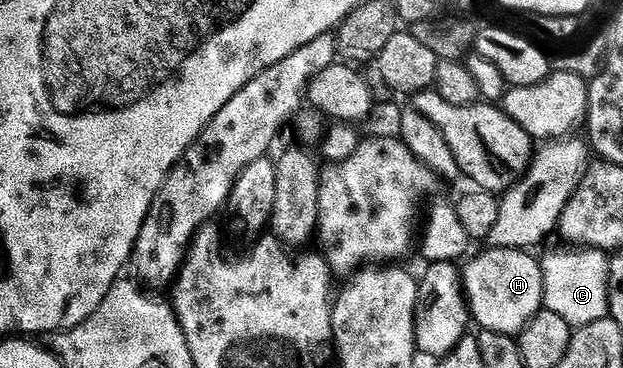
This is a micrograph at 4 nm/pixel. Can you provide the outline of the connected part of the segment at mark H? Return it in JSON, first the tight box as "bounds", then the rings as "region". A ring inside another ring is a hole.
{"bounds":[461,247,544,337],"region":[[[488,247],[487,252],[480,254],[476,260],[474,258],[468,259],[466,261],[467,269],[464,267],[461,272],[461,279],[463,281],[463,286],[465,289],[465,295],[467,298],[467,306],[471,314],[471,319],[478,327],[484,332],[496,332],[497,334],[505,334],[506,336],[518,337],[519,333],[526,328],[527,323],[533,319],[535,315],[539,312],[544,311],[544,299],[543,299],[543,269],[541,267],[540,261],[538,259],[534,260],[532,253],[527,250],[520,250],[517,248],[492,248]]]}

